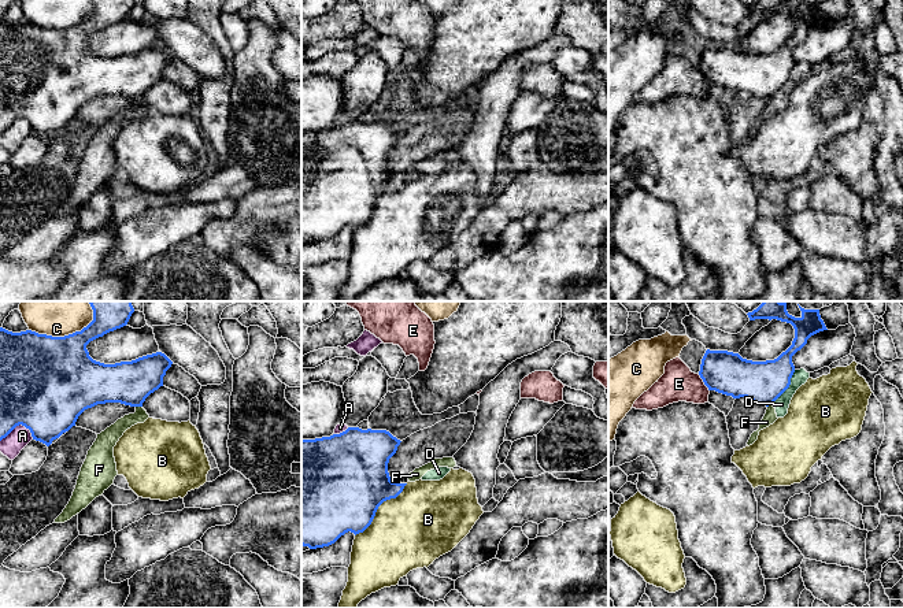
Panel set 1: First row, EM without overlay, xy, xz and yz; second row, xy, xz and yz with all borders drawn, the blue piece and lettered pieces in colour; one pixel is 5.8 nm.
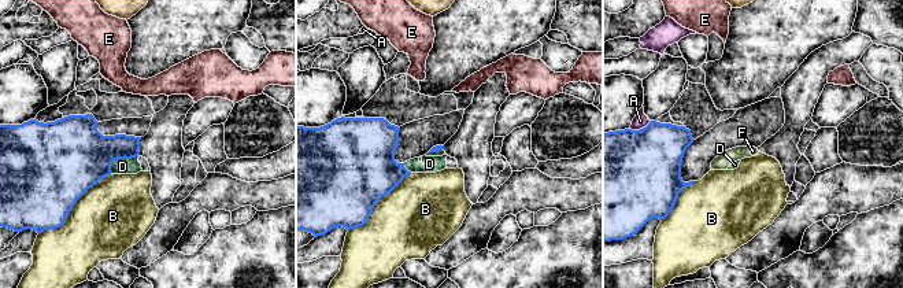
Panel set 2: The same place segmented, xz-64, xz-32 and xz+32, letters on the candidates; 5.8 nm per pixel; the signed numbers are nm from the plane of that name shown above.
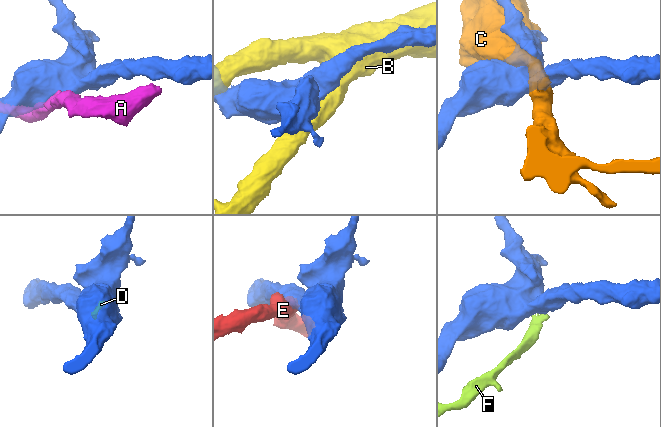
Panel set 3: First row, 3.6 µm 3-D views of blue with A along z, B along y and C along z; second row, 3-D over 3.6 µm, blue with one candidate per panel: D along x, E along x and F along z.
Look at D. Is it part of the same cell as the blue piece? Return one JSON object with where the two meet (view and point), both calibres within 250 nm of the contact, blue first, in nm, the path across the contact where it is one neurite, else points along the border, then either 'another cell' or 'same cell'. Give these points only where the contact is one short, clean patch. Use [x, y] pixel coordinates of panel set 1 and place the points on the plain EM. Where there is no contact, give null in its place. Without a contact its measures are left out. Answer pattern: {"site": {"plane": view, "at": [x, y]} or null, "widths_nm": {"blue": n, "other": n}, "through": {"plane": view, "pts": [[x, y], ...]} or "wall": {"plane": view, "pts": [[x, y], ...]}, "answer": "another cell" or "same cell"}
{"site": {"plane": "yz", "at": [787, 81]}, "widths_nm": {"blue": 240, "other": 90}, "wall": {"plane": "yz", "pts": [[795, 63], [791, 77], [770, 97]]}, "answer": "another cell"}

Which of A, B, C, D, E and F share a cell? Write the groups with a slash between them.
A / B / C / D F / E

